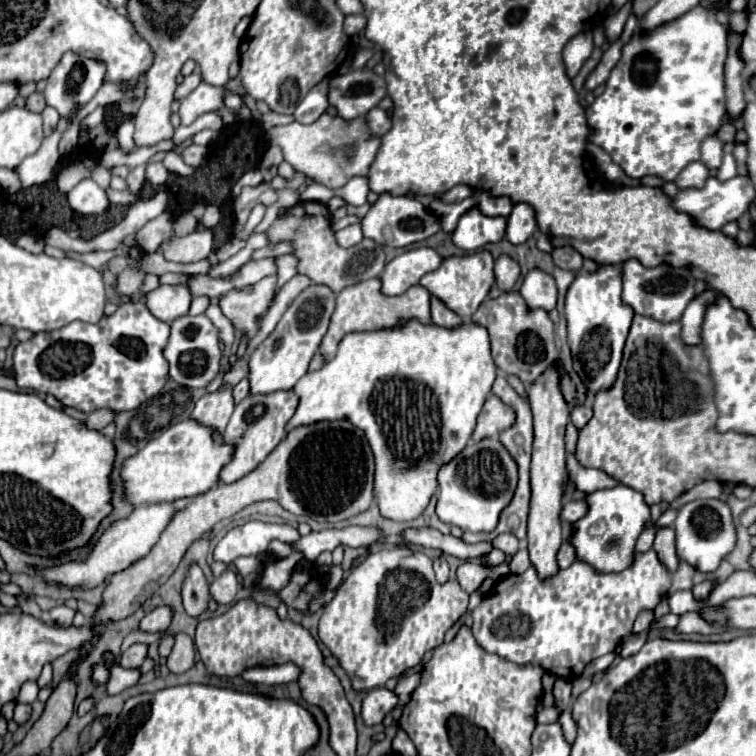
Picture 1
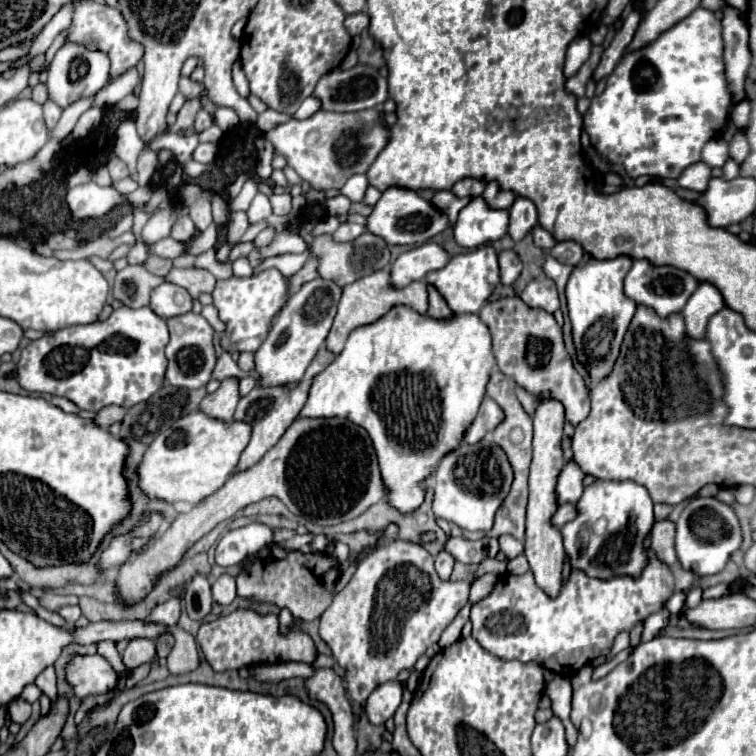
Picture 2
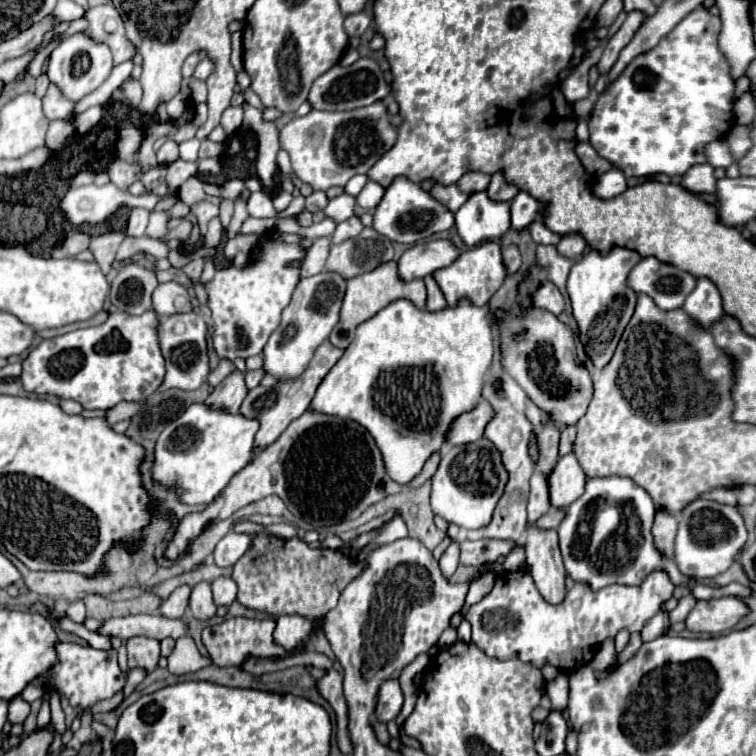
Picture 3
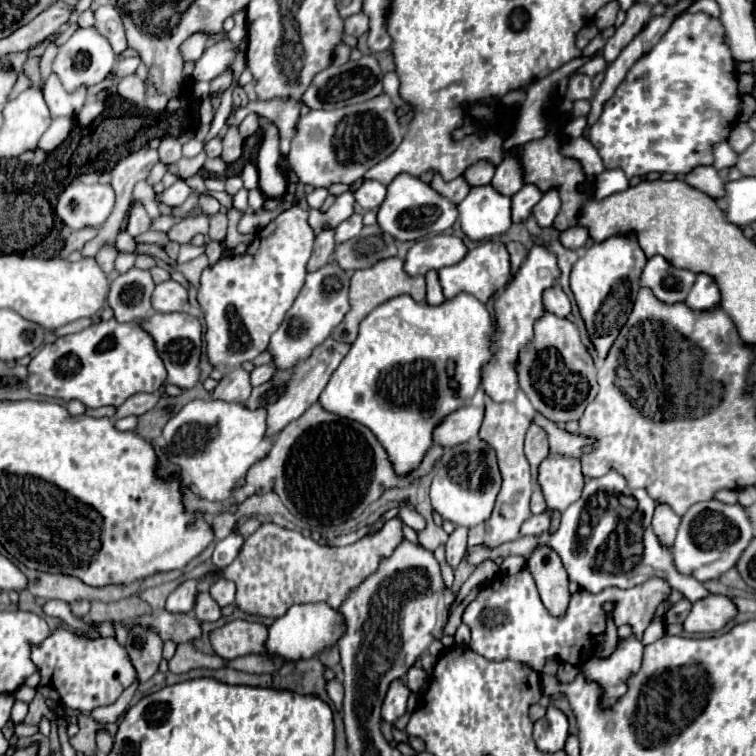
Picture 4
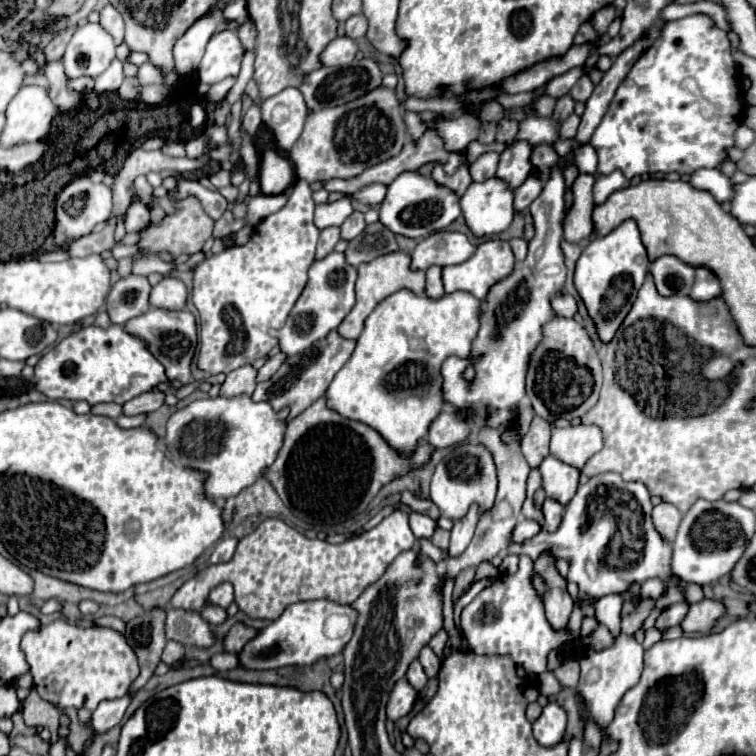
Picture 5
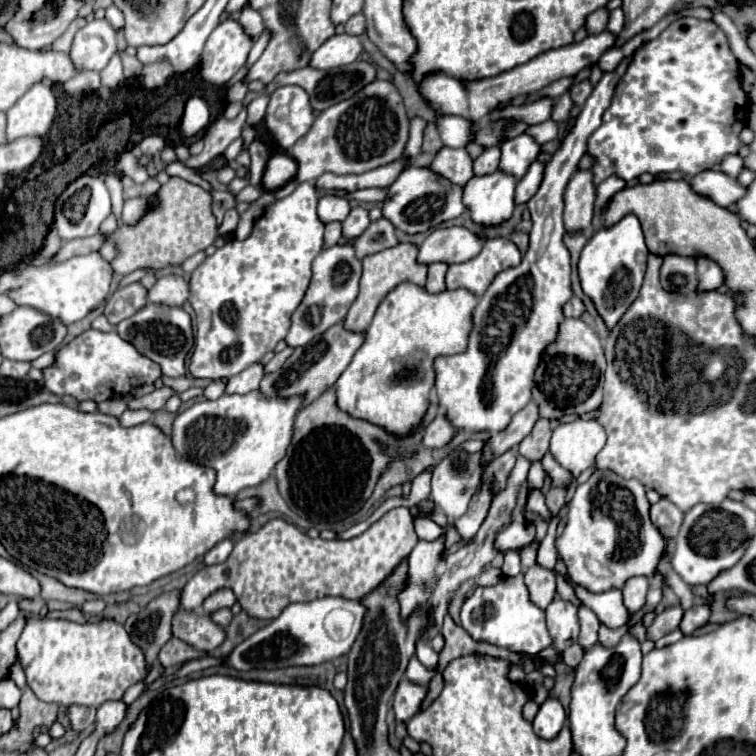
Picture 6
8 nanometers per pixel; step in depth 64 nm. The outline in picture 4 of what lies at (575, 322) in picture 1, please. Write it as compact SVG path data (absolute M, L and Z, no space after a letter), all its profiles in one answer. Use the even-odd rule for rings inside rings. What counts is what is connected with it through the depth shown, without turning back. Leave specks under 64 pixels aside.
M628 232L610 236L600 244L592 244L572 268L570 286L600 358L608 354L612 342L632 312L636 294L640 290L640 272L644 270L646 262L648 258L636 240L636 234Z

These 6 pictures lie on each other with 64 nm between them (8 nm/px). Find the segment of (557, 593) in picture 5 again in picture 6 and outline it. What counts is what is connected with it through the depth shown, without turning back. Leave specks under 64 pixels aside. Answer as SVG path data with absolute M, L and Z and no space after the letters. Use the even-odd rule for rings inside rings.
M556 598L546 608L546 624L552 636L552 646L558 652L564 652L570 644L578 640L580 622L578 622L578 608L574 604Z

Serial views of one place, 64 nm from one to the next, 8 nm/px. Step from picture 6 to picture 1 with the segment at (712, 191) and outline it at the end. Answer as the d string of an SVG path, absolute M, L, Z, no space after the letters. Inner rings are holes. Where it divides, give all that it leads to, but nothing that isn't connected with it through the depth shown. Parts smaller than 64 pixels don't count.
M692 162L688 164L680 174L678 178L674 180L674 184L678 188L702 188L704 186L704 180L710 176L710 170L702 164L702 162Z

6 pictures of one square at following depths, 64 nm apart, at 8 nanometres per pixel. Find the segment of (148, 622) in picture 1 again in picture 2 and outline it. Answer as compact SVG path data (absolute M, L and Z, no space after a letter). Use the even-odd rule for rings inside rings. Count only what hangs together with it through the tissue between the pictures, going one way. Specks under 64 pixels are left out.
M174 594L168 602L158 604L148 616L150 622L160 622L164 626L174 626L180 620L180 594Z

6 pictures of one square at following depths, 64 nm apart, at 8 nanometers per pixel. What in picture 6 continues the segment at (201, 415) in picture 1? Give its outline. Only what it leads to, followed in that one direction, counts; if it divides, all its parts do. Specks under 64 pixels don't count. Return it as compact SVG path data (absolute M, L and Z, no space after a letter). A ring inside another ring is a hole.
M252 364L244 372L232 376L226 384L228 394L248 394L260 386L260 380L264 378L264 366Z

